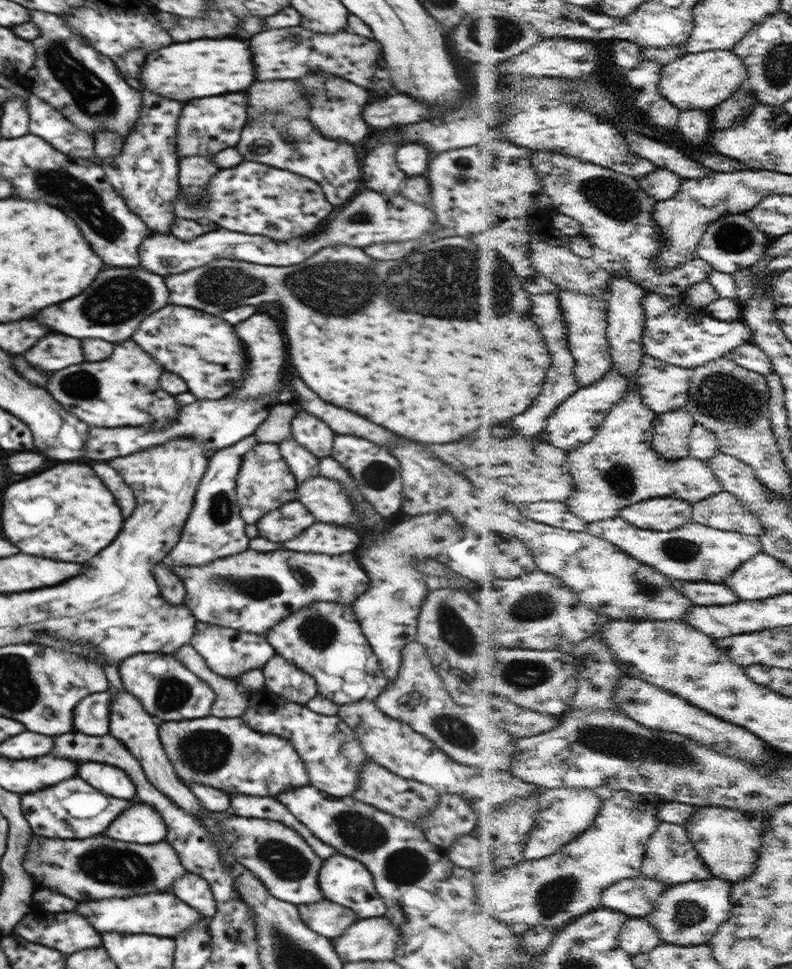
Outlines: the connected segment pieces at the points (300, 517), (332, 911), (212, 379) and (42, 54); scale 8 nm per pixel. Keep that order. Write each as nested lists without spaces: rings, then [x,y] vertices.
[[[299,500],[284,503],[261,516],[255,525],[259,536],[270,542],[283,543],[298,536],[316,522],[314,516]]]
[[[326,900],[320,904],[298,905],[297,908],[300,918],[310,930],[331,940],[356,922],[354,912],[348,912],[344,906]]]
[[[170,304],[148,316],[134,332],[132,340],[156,358],[166,372],[178,374],[186,384],[190,382],[190,392],[196,398],[226,398],[244,380],[244,346],[240,344],[234,326],[218,316]]]
[[[32,12],[32,20],[36,22],[36,26],[40,28],[42,34],[38,36],[38,40],[32,42],[36,46],[36,64],[34,64],[32,72],[29,70],[25,74],[33,86],[30,88],[30,94],[48,102],[58,112],[62,112],[78,130],[83,130],[94,138],[94,134],[98,134],[99,130],[113,130],[120,136],[124,136],[124,139],[131,135],[130,130],[134,128],[138,114],[142,110],[142,94],[138,90],[134,90],[132,86],[128,86],[120,78],[120,74],[118,74],[118,70],[110,58],[92,50],[92,46],[88,46],[84,42],[86,38],[82,38],[80,34],[74,34],[68,28],[68,24],[62,22],[60,16],[44,14],[44,12]]]

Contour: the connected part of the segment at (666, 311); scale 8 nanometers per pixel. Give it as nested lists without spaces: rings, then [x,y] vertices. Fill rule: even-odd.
[[[648,293],[644,298],[647,313],[647,332],[645,348],[648,354],[669,364],[694,369],[733,354],[736,348],[753,342],[755,333],[748,323],[741,321],[729,322],[712,316],[703,307],[694,307],[684,299],[663,296],[659,293]]]

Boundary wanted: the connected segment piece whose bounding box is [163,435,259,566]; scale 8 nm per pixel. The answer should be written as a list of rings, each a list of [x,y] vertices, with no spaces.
[[[254,435],[241,438],[236,444],[217,450],[210,458],[206,472],[198,485],[187,523],[183,526],[176,546],[163,558],[166,566],[204,566],[212,560],[248,550],[249,536],[245,533],[245,520],[237,503],[237,474],[243,456],[258,444]]]

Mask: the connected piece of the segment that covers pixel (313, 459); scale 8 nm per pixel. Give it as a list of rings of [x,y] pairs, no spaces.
[[[292,436],[288,440],[283,440],[278,446],[282,458],[295,476],[297,486],[319,475],[319,457],[300,446]]]

